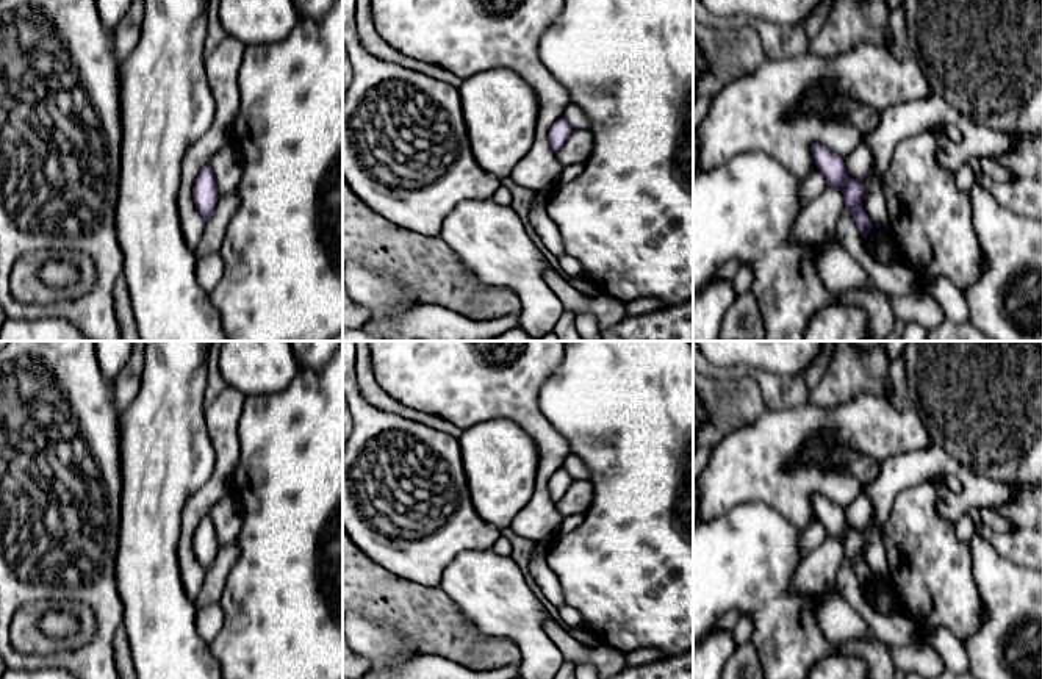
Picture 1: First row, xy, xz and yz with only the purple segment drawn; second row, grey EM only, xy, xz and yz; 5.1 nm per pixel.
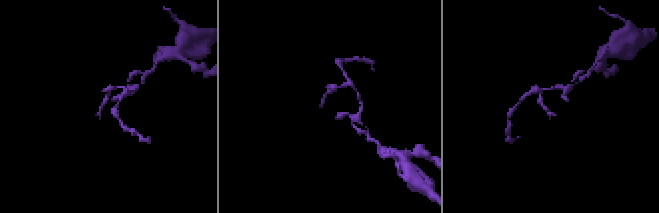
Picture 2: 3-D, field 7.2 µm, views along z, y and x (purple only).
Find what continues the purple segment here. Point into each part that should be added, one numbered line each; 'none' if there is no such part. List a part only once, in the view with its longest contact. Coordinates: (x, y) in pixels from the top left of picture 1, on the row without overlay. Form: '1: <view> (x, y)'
none

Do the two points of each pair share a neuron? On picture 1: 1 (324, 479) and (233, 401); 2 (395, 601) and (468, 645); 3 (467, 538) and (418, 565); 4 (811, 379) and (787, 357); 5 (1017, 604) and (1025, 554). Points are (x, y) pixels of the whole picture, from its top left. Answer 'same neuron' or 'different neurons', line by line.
1: different neurons
2: same neuron
3: same neuron
4: different neurons
5: different neurons

